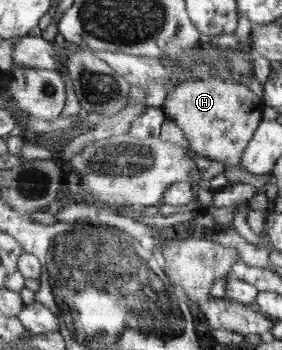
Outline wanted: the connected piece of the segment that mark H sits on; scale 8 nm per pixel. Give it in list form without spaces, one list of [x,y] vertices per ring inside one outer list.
[[[217,77],[184,81],[169,94],[162,108],[169,120],[176,123],[188,140],[193,150],[200,155],[212,160],[221,162],[224,166],[241,166],[241,162],[255,135],[256,127],[254,126],[254,118],[262,118],[264,108],[266,108],[265,100],[262,96],[258,96],[253,90],[250,90],[241,82],[224,81]]]

